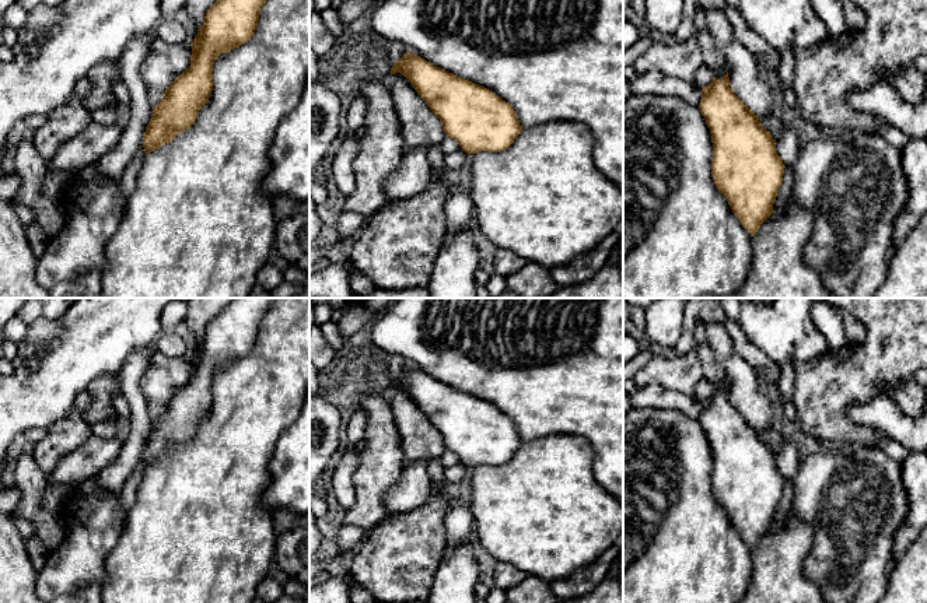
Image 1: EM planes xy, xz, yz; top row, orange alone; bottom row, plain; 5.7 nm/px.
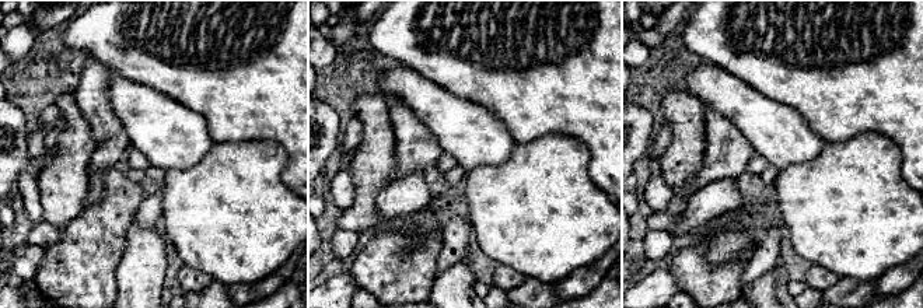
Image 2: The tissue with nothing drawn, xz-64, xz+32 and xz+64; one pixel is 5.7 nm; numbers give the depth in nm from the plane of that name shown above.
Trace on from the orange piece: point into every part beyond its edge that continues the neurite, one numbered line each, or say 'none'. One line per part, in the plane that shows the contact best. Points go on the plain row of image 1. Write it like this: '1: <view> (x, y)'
none

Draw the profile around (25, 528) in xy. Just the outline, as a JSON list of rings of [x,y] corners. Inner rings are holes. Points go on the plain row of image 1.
[[[14,515],[14,519],[17,523],[17,529],[24,540],[31,539],[36,533],[35,526],[29,520],[27,520],[18,515]]]

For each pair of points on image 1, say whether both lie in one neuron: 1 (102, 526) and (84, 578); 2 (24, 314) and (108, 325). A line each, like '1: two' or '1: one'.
1: one
2: two

